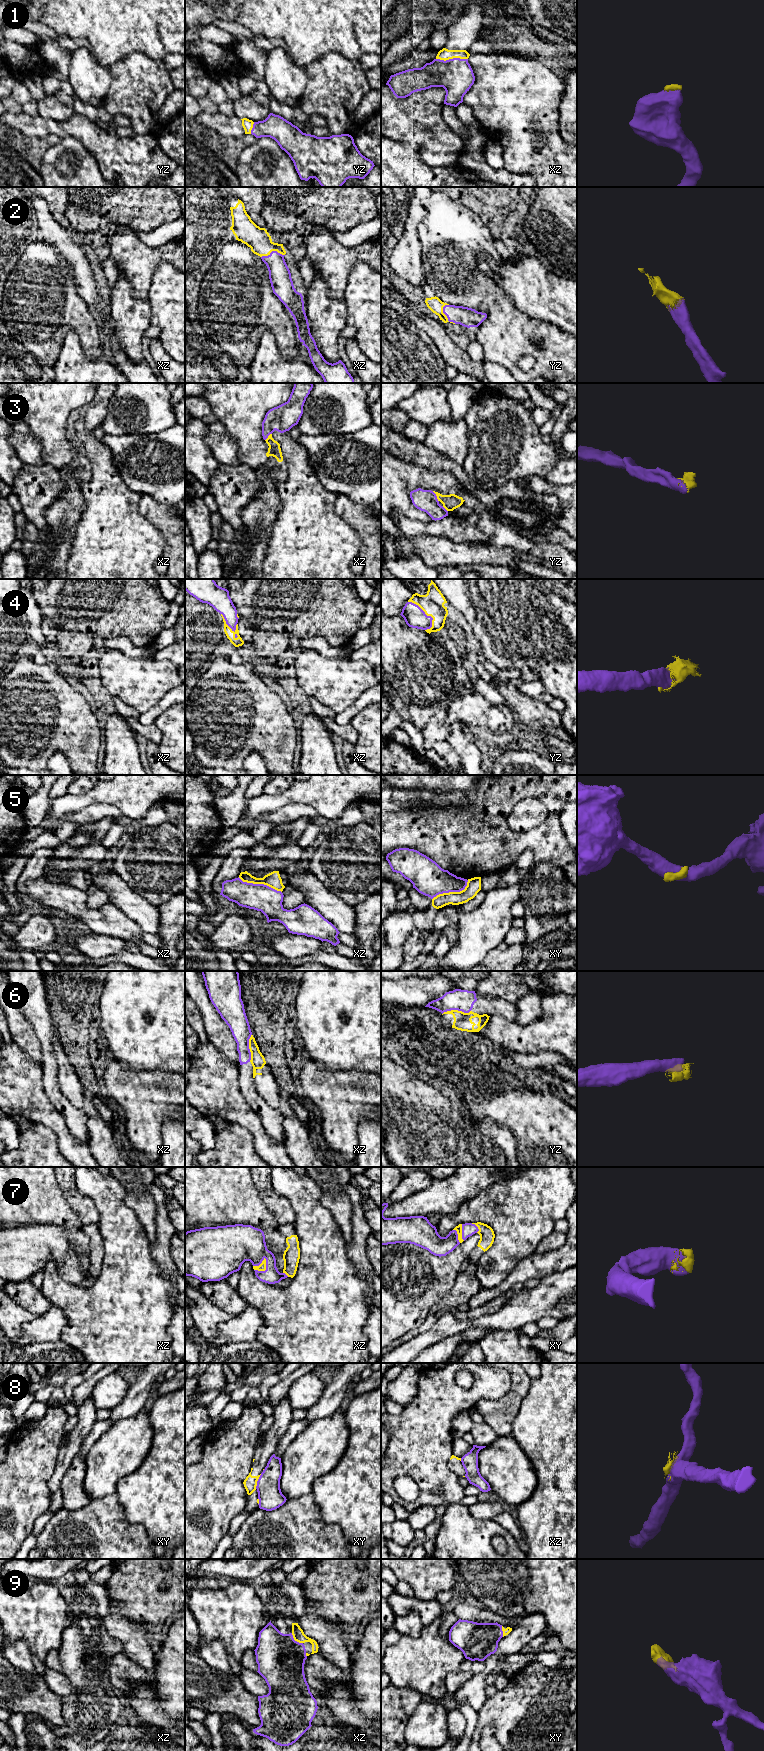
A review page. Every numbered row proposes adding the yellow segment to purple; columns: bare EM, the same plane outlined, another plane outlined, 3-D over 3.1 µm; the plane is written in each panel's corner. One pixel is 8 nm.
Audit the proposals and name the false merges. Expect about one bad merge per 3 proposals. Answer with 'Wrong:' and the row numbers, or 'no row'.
Wrong: 5, 6, 8

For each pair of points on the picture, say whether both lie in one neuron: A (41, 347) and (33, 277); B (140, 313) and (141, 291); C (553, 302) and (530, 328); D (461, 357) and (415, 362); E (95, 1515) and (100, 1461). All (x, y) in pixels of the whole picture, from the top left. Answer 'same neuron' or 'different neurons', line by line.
A: same neuron
B: different neurons
C: different neurons
D: different neurons
E: different neurons

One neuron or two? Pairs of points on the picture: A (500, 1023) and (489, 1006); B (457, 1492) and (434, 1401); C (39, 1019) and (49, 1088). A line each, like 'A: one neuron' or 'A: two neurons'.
A: two neurons
B: one neuron
C: one neuron

